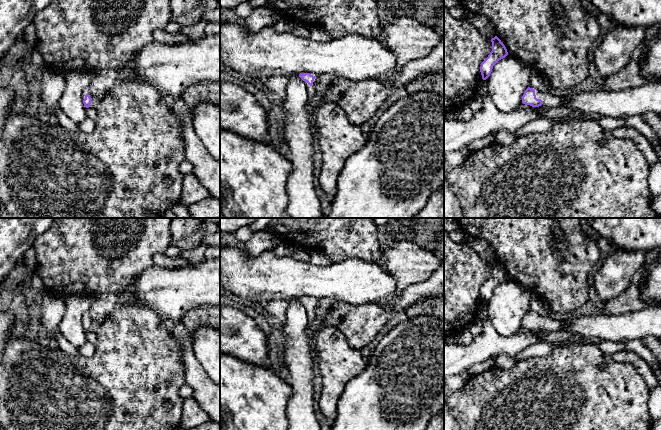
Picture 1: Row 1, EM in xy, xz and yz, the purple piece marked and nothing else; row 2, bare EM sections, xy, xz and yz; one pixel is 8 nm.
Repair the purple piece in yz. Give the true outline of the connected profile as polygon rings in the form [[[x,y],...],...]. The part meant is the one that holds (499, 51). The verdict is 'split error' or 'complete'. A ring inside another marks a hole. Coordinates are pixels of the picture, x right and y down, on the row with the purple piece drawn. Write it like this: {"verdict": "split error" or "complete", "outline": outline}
{"verdict": "complete", "outline": [[[497,36],[492,38],[491,42],[492,42],[492,51],[490,52],[488,57],[481,63],[480,66],[480,72],[483,80],[486,80],[490,76],[493,66],[499,60],[505,58],[508,55],[505,45],[501,42],[501,40]]]}

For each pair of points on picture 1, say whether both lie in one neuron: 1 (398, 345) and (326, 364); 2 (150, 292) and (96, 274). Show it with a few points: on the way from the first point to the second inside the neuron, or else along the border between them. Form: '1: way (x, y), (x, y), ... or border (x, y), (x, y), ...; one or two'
1: border (366, 361), (366, 367), (350, 379); two
2: border (147, 269), (143, 270), (129, 284); two

